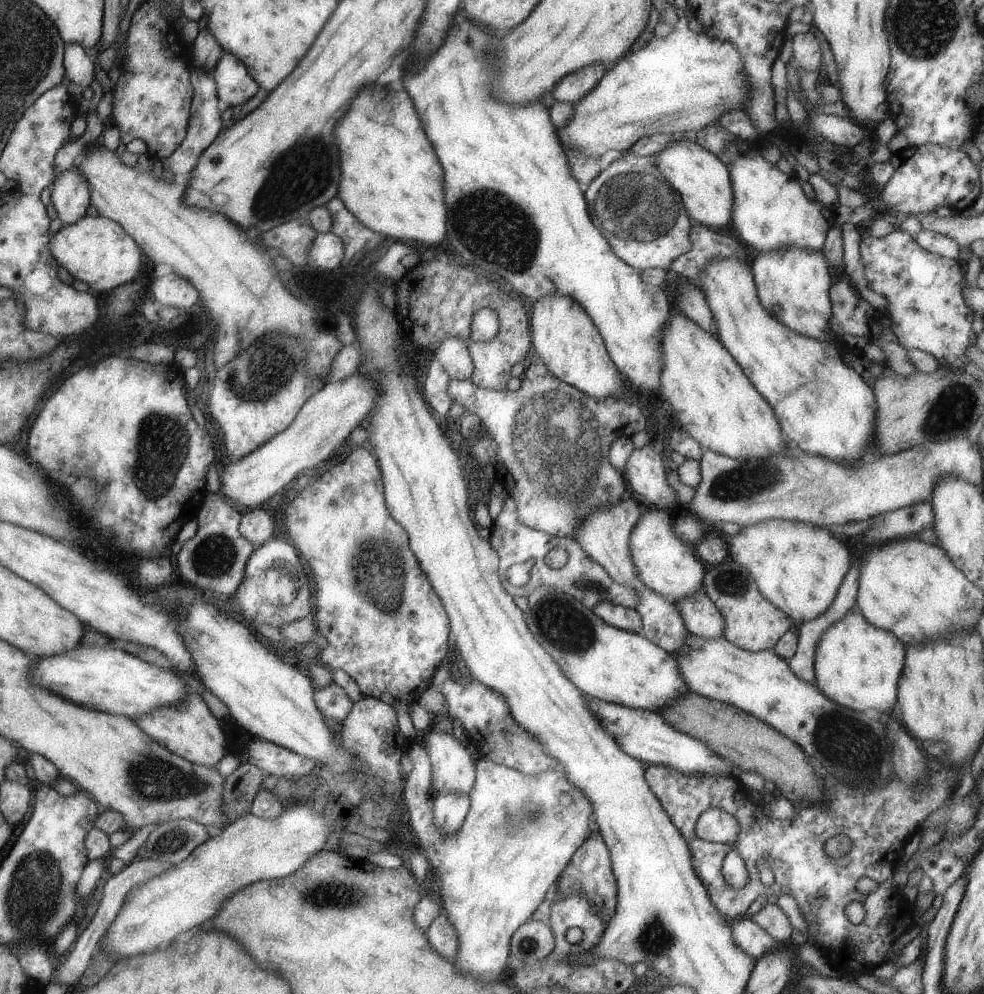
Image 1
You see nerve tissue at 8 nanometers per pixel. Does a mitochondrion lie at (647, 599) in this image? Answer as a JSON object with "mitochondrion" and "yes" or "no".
{"mitochondrion":"no"}

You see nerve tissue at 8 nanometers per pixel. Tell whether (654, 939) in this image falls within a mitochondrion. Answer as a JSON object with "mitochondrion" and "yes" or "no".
{"mitochondrion":"yes"}

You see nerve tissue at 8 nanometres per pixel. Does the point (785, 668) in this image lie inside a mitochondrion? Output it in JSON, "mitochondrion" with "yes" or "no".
{"mitochondrion":"no"}

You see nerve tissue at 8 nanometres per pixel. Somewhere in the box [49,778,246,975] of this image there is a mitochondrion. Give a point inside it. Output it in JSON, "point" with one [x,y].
{"point":[175,837]}

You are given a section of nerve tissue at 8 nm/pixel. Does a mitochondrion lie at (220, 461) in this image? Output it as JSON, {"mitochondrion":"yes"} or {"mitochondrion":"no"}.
{"mitochondrion":"no"}

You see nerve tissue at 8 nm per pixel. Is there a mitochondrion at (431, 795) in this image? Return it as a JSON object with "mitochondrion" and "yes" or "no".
{"mitochondrion":"no"}

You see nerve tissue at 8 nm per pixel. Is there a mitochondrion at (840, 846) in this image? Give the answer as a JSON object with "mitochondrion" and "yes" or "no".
{"mitochondrion":"yes"}

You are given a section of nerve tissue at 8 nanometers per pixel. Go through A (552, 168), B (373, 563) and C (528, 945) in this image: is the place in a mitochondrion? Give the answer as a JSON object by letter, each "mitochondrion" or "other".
{"A":"other","B":"mitochondrion","C":"mitochondrion"}

